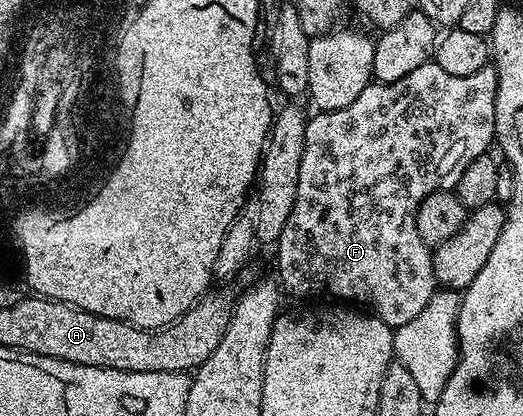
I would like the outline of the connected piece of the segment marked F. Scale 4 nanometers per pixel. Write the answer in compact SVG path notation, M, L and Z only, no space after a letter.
M430 62L419 66L419 70L411 70L411 74L407 74L407 78L399 78L399 82L369 83L363 90L363 94L359 94L359 98L355 98L351 106L343 106L343 110L317 112L310 115L305 126L303 163L299 166L299 194L295 198L291 218L287 218L287 226L283 226L283 234L275 245L278 272L276 275L284 291L294 292L297 296L317 296L320 292L325 296L338 296L341 299L338 301L352 302L354 305L371 310L372 315L378 316L391 329L403 326L403 322L411 322L411 318L415 318L415 314L419 314L423 306L431 302L433 293L439 288L433 269L433 253L430 245L425 244L423 238L419 238L417 207L423 202L423 198L427 198L427 194L438 191L444 185L441 184L444 180L452 181L458 175L459 169L467 167L472 160L490 151L495 140L496 97L496 67L486 66L475 70L475 74L456 76L447 74L447 70L440 68L436 62Z

